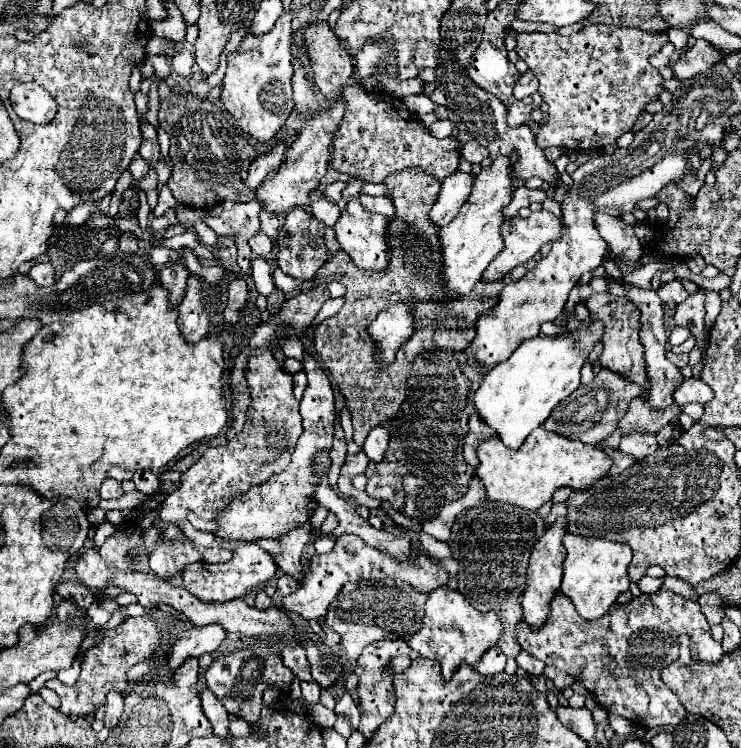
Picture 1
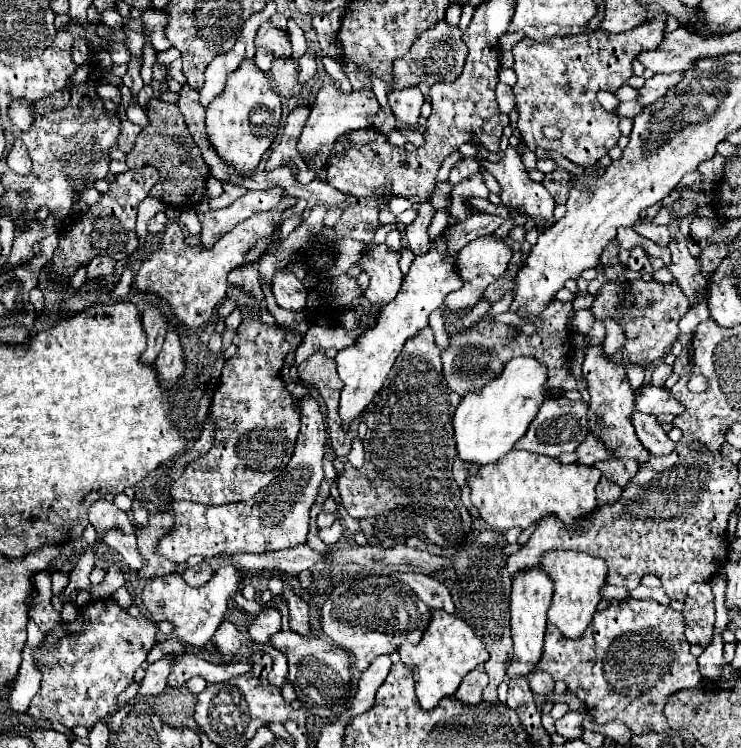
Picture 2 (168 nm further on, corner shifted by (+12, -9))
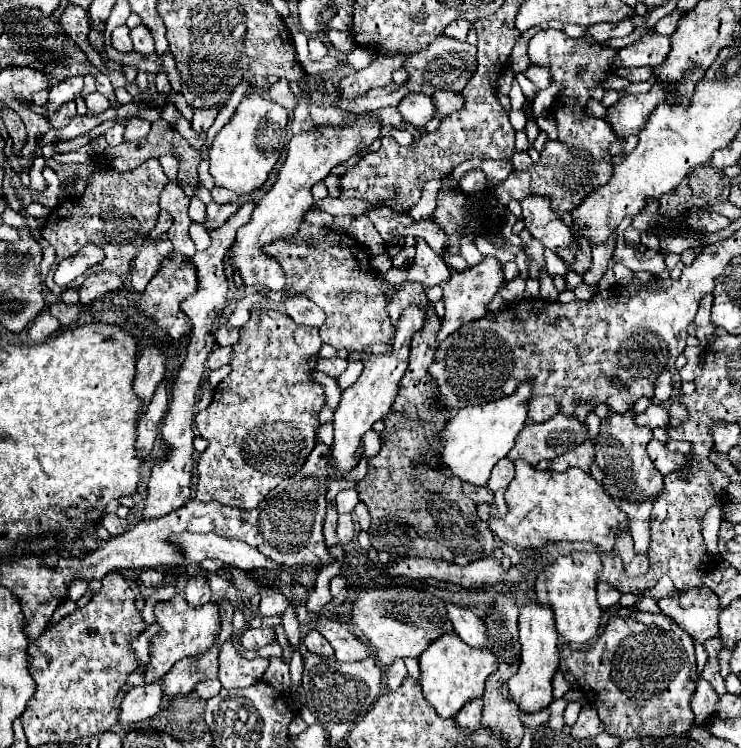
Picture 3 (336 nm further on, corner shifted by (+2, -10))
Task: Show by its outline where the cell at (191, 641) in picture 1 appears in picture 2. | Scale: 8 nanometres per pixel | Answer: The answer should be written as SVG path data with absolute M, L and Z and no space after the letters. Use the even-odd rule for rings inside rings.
M168 653L160 661L148 665L138 695L158 695L158 693L162 693L164 687L166 687L166 679L170 675L170 669L174 667L174 663L176 663L176 657L172 653Z

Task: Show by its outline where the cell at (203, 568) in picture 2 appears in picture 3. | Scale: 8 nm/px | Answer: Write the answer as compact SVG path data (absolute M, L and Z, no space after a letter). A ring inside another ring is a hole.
M192 576L188 582L186 582L186 588L184 588L184 598L190 606L198 608L206 602L212 600L212 590L210 586L206 584L206 580L202 576Z

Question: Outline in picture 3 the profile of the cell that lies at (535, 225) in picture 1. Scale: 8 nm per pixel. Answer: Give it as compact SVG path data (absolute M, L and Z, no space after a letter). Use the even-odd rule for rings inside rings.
M488 256L482 264L474 266L472 270L454 272L452 278L450 278L450 282L442 284L442 292L444 292L444 296L442 296L442 300L444 300L444 320L442 320L442 326L438 330L436 342L440 344L446 336L450 336L452 332L456 332L462 324L484 318L488 314L490 300L494 298L494 294L502 286L502 280L504 280L502 264L496 258L492 258L492 256Z

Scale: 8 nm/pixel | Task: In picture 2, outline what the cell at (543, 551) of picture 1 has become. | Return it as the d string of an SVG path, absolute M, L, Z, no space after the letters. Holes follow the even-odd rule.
M540 565L524 569L524 573L522 571L516 573L510 593L510 627L514 639L514 657L508 667L508 675L528 675L534 669L536 661L540 661L542 639L546 631L546 613L552 593L554 593L554 583Z

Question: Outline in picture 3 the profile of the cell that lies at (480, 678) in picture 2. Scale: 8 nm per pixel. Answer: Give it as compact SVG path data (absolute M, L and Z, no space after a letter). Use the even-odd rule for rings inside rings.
M478 698L478 702L472 702L470 706L464 706L454 722L458 728L468 728L470 732L476 732L480 728L480 716L482 716L482 698Z

